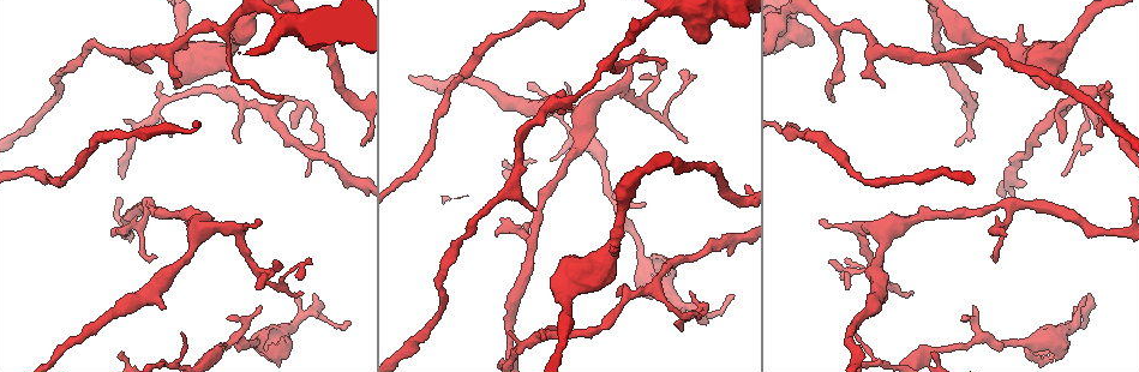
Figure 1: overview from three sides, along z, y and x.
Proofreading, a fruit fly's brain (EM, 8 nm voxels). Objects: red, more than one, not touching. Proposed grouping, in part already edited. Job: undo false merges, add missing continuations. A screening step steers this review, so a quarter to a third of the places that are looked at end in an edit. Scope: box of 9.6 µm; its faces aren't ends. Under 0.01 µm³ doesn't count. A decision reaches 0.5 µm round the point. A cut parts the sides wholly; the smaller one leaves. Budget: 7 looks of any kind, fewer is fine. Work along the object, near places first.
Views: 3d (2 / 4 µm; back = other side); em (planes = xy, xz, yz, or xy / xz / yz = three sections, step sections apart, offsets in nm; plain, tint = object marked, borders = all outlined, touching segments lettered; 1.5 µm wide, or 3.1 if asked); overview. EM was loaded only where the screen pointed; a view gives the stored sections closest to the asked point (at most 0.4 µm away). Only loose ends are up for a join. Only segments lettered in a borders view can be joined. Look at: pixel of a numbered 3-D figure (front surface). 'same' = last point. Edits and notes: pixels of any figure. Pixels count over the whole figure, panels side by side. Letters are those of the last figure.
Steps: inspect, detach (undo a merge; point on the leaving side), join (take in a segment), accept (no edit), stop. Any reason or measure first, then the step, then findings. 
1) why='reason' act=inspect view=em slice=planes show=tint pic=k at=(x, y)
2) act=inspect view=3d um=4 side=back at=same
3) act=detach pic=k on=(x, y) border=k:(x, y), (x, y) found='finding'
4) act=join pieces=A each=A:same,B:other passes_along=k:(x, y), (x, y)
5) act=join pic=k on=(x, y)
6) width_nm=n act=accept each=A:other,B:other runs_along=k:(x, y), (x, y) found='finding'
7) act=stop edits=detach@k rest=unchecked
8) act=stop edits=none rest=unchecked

why='sharp bend' act=inspect view=3d um=4 pic=1 at=(1076, 143)

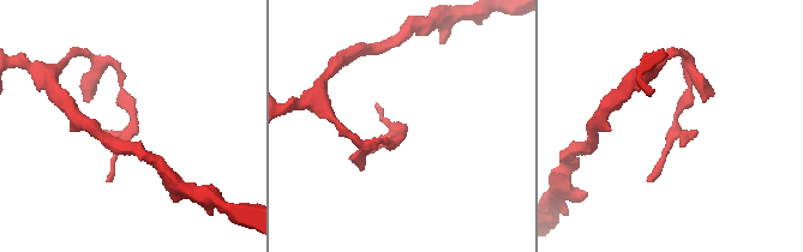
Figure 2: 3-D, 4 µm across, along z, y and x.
act=inspect view=em slice=planes show=tint pic=2 at=(401, 130)

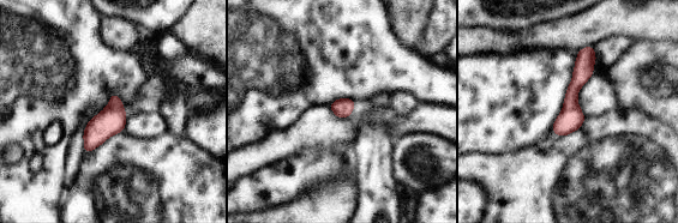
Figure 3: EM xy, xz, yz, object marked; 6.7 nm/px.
act=inspect view=em slice=planes show=borders at=same

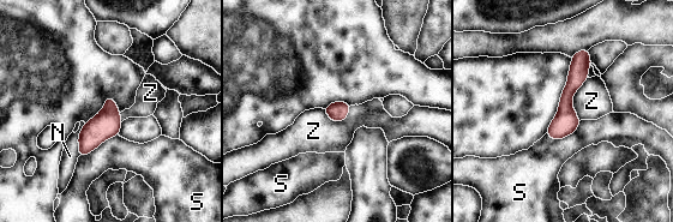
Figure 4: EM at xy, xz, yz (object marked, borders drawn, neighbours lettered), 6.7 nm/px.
act=accept each=N:other,S:other,Z:other border=4:(588, 77), (572, 97), (580, 120) found='continuous, no second neuron'

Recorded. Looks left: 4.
why='thin end' act=inspect view=3d um=4 pic=1 at=(261, 309)

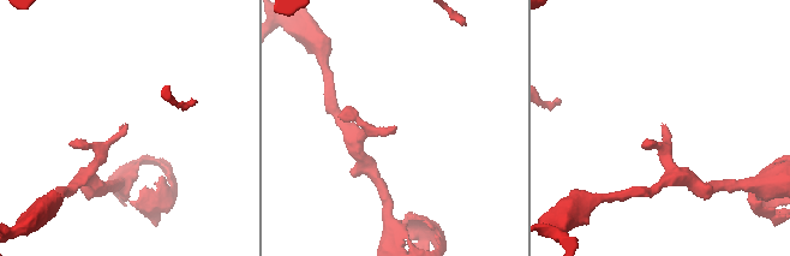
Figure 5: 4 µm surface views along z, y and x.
why='shape alone is not enough' act=inspect view=em slice=planes show=borders pic=5 at=(393, 130)

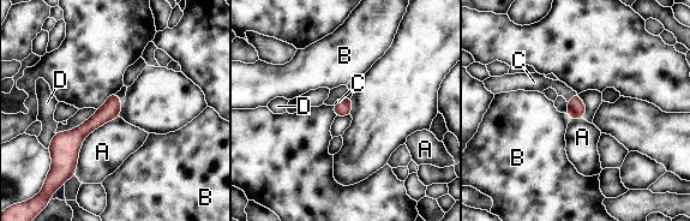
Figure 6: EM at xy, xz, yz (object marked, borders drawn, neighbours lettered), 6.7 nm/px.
act=join pieces=C each=A:other,B:other,C:same,D:other passes_along=6:(576, 109), (571, 97), (538, 82) found='the neuron continues'

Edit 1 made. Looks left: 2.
why='free end' act=inspect view=3d um=2 pic=1 at=(980, 73)

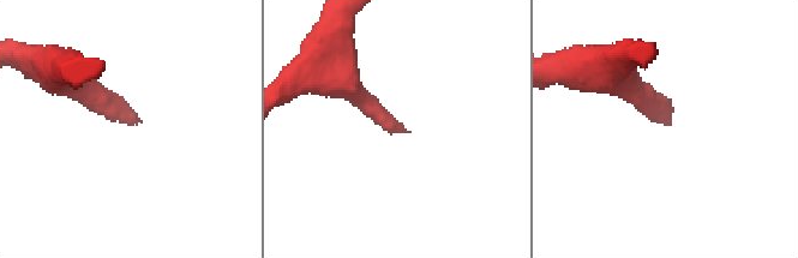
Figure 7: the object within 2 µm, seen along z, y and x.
act=inspect view=em slice=xz step=4 show=borders pic=7 at=(409, 132)

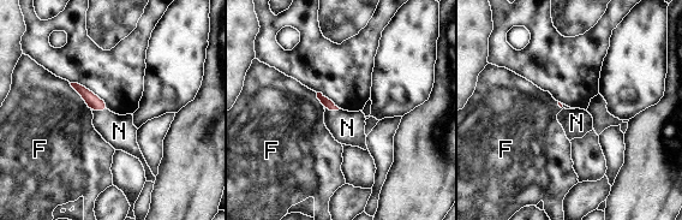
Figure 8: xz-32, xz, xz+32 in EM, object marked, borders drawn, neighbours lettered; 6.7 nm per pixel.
longest_contact=F:240nm act=join pieces=N each=F:other,N:same passes_along=8:(94, 102), (100, 110), (119, 131) found='it goes on there'

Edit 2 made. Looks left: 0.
act=stop edits=join@6,join@8 rest=unchecked

